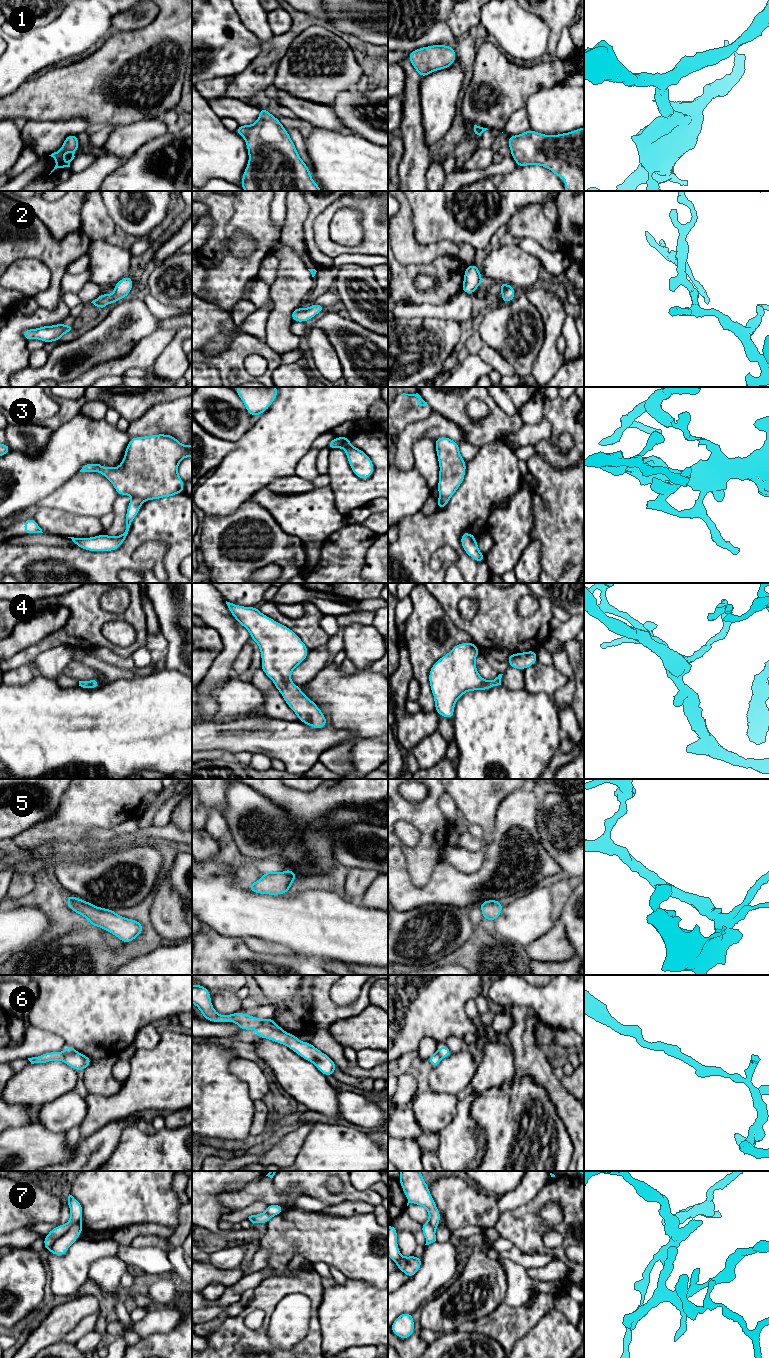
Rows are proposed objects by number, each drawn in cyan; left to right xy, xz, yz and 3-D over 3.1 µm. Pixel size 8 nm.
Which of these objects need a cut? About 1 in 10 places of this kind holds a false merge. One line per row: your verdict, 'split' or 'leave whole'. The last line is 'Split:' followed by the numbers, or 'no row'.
1: leave whole
2: leave whole
3: leave whole
4: leave whole
5: leave whole
6: split
7: split
Split: 6, 7

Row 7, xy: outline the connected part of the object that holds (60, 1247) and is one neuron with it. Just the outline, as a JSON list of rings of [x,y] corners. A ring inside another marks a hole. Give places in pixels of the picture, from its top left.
[[[82,1219],[78,1220],[61,1238],[52,1246],[50,1253],[57,1256],[66,1254],[68,1248],[79,1238],[79,1234],[84,1230]]]

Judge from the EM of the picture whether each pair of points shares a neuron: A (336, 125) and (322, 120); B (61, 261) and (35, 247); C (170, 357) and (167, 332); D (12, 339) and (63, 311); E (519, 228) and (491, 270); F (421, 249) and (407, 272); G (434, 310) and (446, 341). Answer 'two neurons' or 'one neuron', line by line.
A: one neuron
B: one neuron
C: two neurons
D: one neuron
E: two neurons
F: two neurons
G: two neurons

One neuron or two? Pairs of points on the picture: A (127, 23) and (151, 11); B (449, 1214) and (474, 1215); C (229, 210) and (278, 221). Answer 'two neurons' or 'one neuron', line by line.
A: one neuron
B: one neuron
C: two neurons

